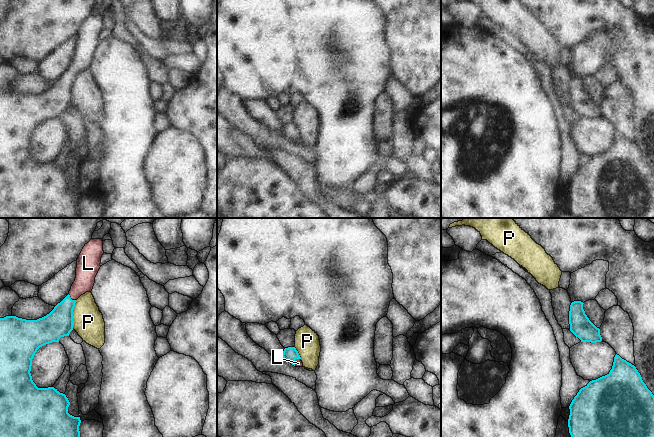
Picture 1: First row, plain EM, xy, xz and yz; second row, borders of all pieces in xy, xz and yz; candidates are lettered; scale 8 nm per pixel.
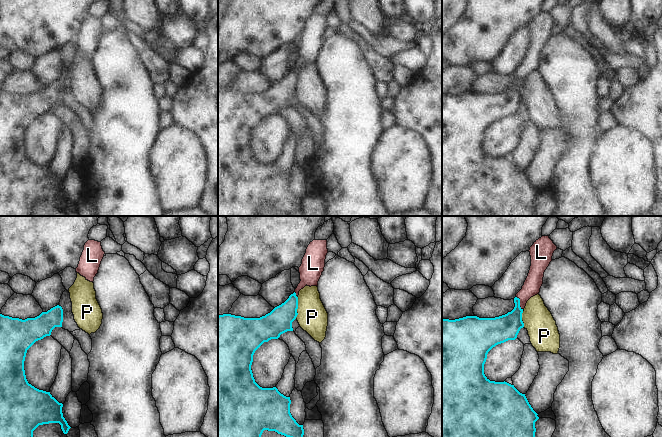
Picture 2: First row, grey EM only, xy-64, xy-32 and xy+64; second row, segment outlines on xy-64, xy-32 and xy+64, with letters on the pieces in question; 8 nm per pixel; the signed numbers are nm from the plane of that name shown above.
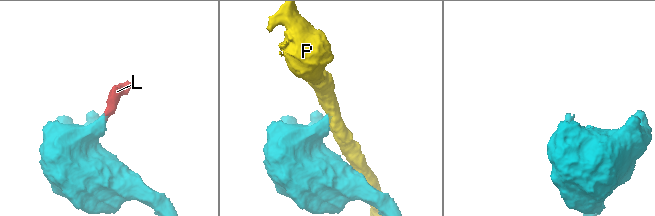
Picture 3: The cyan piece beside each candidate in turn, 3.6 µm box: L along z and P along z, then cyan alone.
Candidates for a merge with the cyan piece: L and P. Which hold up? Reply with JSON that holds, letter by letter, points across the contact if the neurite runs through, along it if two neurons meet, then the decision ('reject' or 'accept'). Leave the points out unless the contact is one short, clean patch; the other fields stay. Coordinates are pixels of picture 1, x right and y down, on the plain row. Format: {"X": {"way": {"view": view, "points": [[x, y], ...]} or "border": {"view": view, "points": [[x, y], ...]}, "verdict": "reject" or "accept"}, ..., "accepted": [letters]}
{"L": {"way": {"view": "xy", "points": [[58, 99], [70, 74], [84, 58], [86, 48]]}, "verdict": "accept"}, "P": {"border": {"view": "xy", "points": [[76, 76], [73, 86], [72, 104]]}, "verdict": "reject"}, "accepted": ["L"]}

